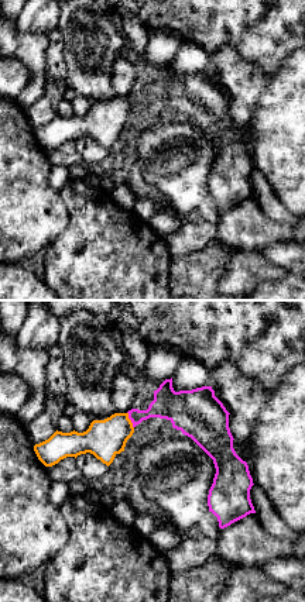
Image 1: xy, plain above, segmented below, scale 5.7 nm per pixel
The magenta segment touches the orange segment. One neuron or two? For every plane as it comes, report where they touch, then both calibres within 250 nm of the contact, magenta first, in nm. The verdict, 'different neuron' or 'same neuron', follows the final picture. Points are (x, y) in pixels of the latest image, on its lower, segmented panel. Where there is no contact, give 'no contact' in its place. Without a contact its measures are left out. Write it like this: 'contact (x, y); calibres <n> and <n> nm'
contact (132, 420); calibres 170 and 220 nm

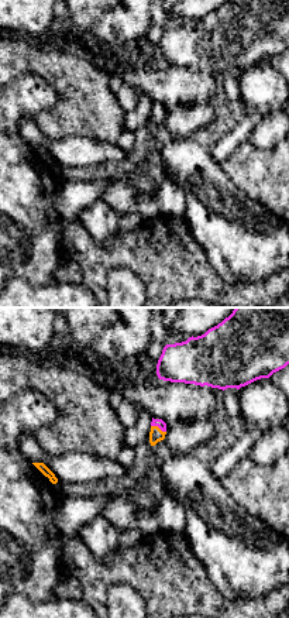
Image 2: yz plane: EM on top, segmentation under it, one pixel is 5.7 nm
contact (158, 426); calibres 50 and 80 nm

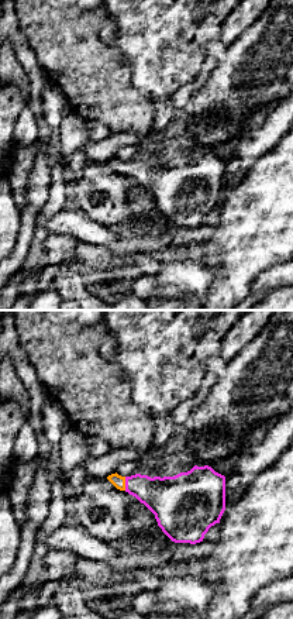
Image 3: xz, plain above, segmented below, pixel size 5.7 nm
contact (126, 484); calibres 240 and 70 nm

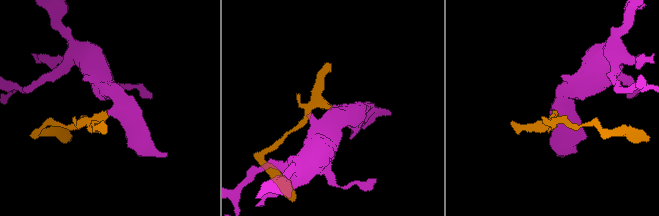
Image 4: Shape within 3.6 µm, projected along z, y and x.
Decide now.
same neuron

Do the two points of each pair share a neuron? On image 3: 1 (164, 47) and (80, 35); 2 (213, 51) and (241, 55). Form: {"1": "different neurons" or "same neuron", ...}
{"1": "different neurons", "2": "different neurons"}

